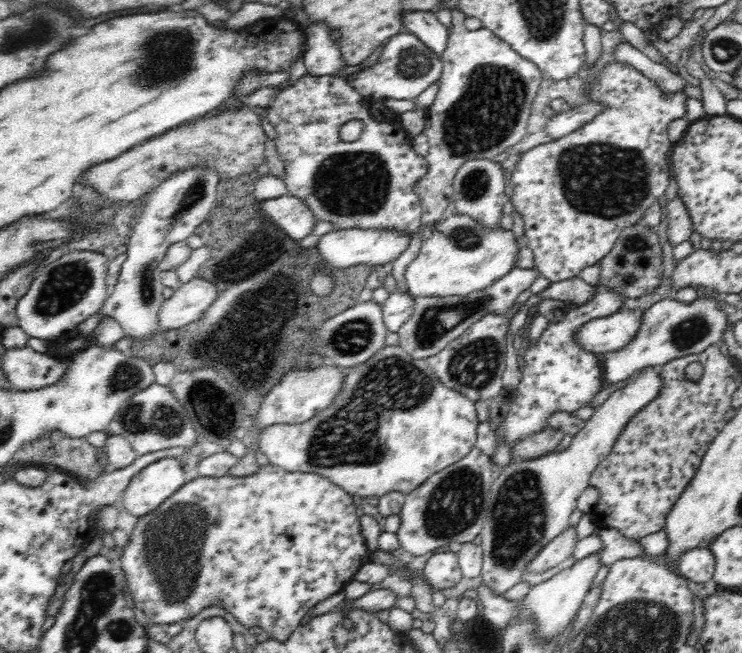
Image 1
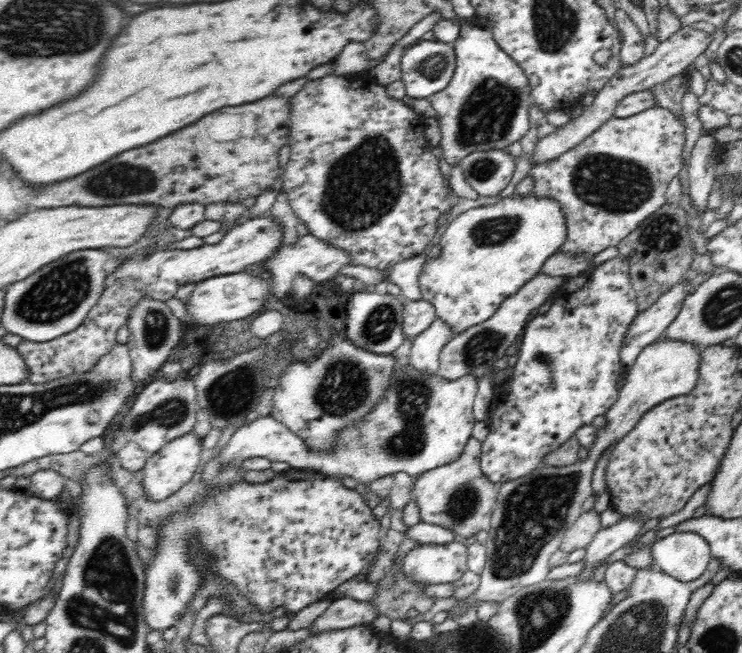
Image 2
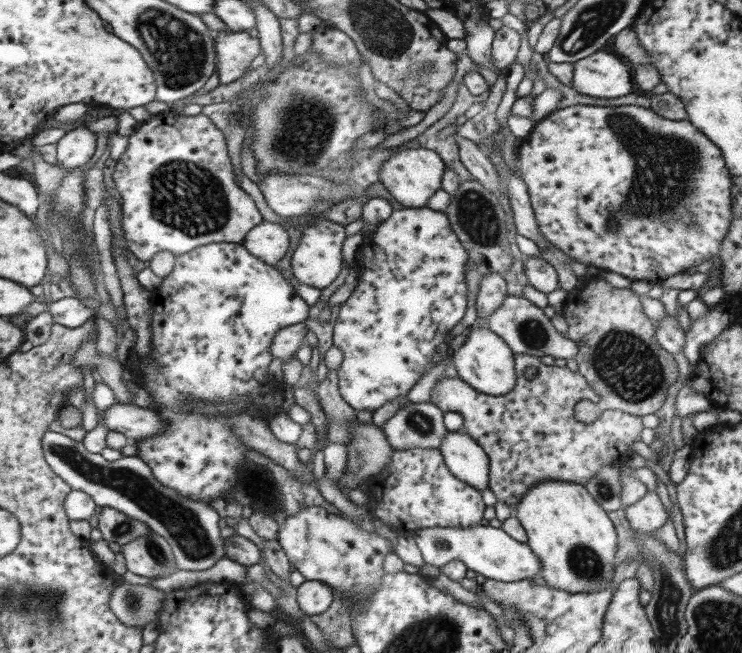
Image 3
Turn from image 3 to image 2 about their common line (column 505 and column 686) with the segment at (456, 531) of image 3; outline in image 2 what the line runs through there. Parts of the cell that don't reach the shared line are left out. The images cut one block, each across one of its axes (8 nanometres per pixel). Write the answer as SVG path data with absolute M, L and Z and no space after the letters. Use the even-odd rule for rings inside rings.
M674 532L654 543L652 554L660 570L682 582L700 578L712 560L708 543L697 534L685 532Z

